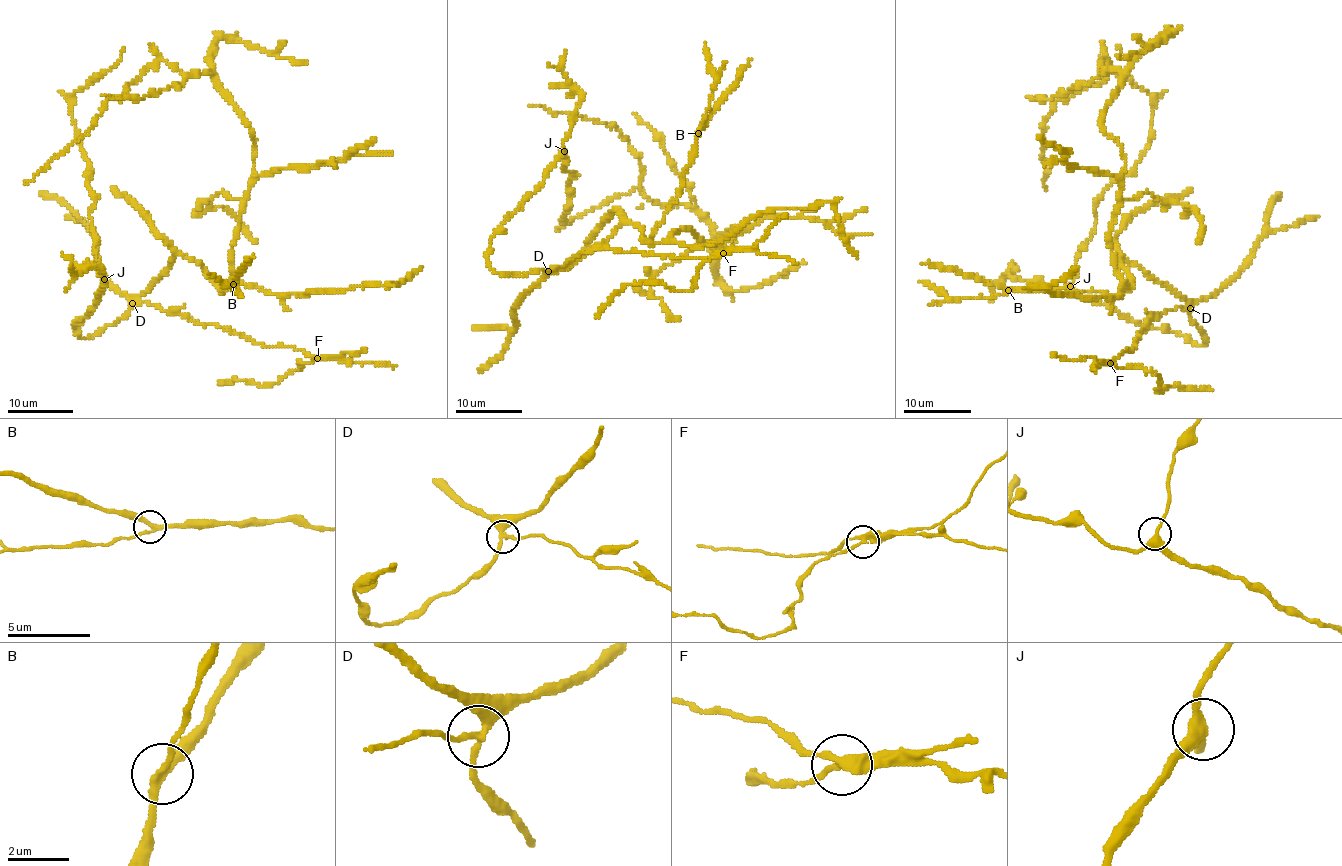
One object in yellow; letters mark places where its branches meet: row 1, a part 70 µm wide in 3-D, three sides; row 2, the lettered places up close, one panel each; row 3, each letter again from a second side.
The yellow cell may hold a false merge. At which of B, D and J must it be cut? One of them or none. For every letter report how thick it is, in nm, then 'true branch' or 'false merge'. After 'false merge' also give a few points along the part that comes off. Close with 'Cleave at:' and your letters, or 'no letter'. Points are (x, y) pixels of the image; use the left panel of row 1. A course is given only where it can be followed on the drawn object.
B: calibre 240 nm; true branch
D: calibre 260 nm; false merge; course (132, 303), (316, 358), (275, 384), (220, 383)
J: calibre 300 nm; true branch
Cleave at: D

